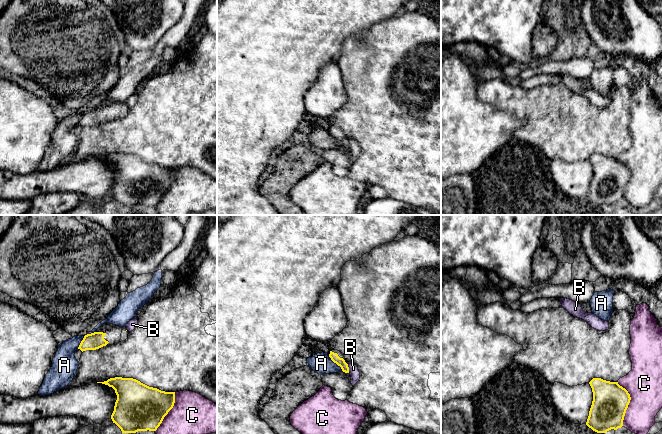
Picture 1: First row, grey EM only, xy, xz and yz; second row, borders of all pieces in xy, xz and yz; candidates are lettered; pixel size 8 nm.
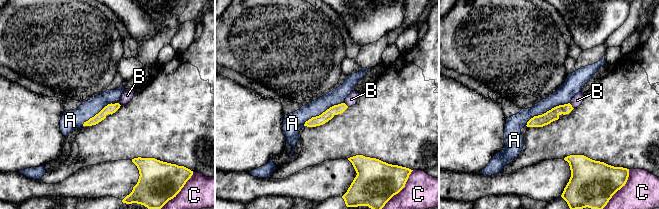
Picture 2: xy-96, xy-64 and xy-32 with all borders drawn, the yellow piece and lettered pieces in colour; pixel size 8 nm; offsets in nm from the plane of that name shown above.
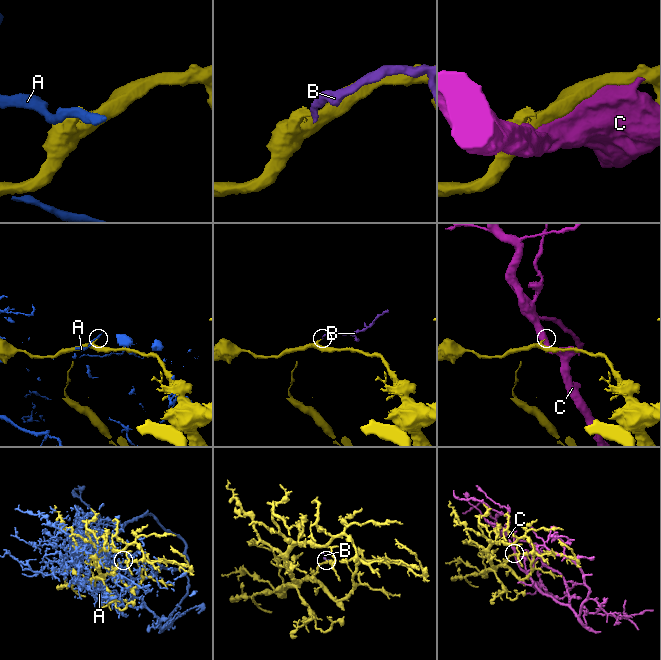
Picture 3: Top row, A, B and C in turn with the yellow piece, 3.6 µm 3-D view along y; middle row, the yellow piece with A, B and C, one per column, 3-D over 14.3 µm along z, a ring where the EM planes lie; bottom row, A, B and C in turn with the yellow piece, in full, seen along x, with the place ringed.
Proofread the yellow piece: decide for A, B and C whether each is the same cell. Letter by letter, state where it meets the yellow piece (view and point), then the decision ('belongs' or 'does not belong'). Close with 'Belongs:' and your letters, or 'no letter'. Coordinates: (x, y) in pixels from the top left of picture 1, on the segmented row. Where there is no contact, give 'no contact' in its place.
A: xy (84, 337) | does not belong
B: xz (348, 368) | does not belong
C: yz (629, 402) | does not belong
Belongs: no letter

